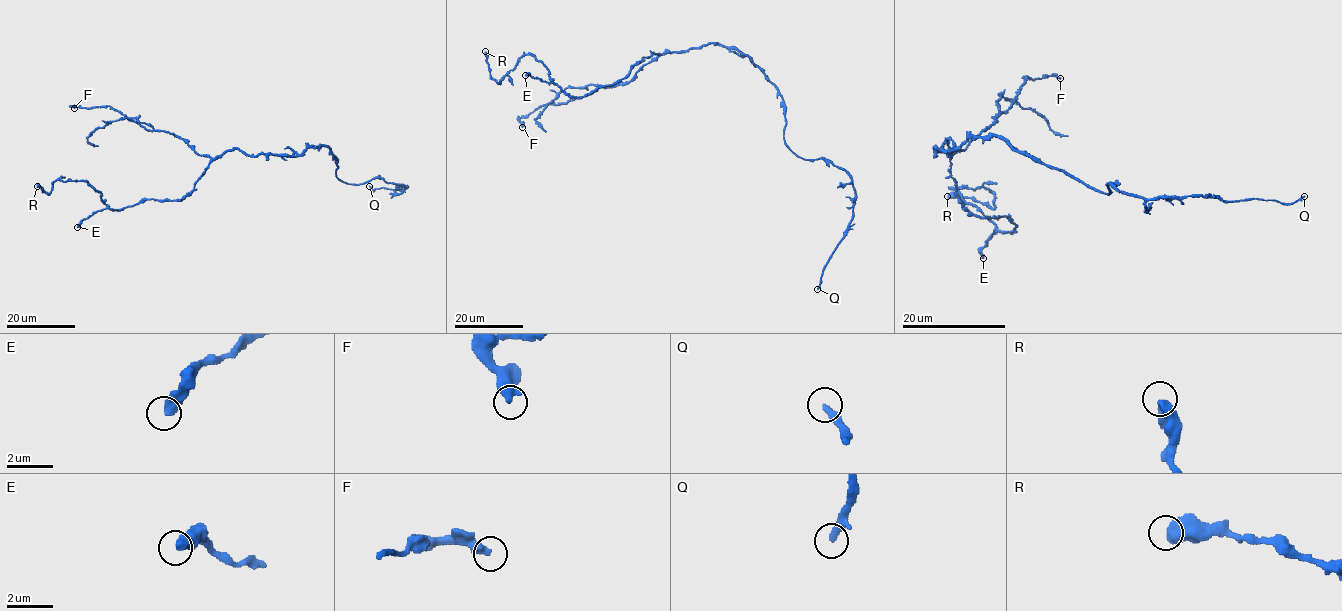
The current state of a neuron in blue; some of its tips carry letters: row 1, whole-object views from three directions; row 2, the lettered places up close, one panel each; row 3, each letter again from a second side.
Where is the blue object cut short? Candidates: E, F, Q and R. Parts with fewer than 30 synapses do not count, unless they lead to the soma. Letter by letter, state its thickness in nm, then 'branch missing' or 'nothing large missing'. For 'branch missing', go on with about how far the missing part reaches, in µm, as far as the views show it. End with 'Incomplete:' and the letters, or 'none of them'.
E: 440 nm | nothing large missing
F: 460 nm | nothing large missing
Q: 280 nm | branch missing | 200 µm
R: 600 nm | nothing large missing
Incomplete: Q

